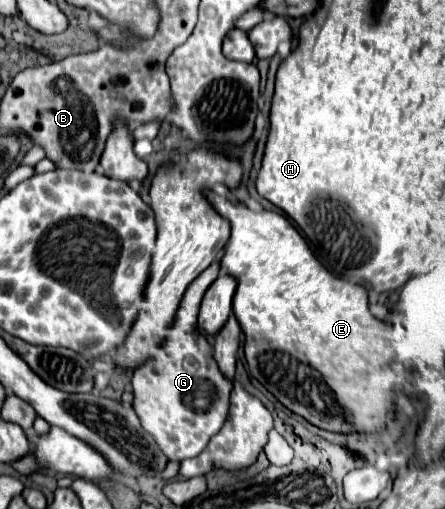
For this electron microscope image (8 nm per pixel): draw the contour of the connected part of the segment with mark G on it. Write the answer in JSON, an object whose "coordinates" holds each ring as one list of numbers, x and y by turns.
{"coordinates":[[217,256,213,264,185,290,177,316,173,318,169,332,165,332,165,348,161,348,159,356,149,358,149,364,141,364,131,382,135,392,133,408,139,414,143,428,157,440,169,460,197,456,207,446,209,438,221,430,229,414,233,382,221,376,217,362,213,360,213,348,197,328,201,298,221,272,217,260,221,260,221,256]]}

